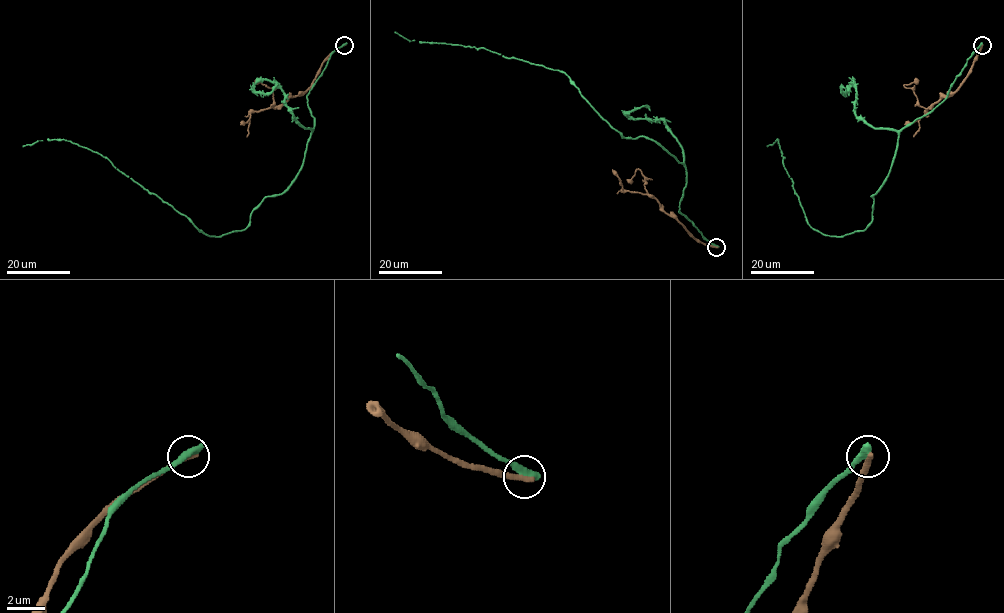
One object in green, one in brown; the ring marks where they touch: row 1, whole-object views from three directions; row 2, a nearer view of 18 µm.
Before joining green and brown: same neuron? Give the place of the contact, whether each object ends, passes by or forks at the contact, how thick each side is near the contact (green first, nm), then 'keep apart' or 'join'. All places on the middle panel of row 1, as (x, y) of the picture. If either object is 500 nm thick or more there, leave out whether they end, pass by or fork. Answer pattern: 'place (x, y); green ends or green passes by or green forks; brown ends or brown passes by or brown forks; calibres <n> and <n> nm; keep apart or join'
place (716, 247); calibres 500 and 360 nm; keep apart

